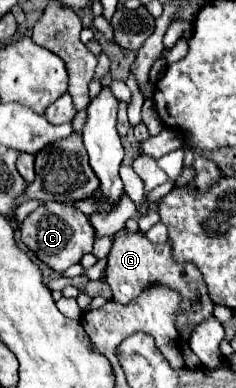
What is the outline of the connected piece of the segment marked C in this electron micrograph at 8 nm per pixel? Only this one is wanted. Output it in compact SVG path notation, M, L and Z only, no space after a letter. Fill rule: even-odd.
M43 202L37 210L33 210L25 222L21 224L21 242L49 268L63 272L69 266L77 264L83 254L93 250L95 232L91 230L91 222L87 216L69 204L61 202Z

